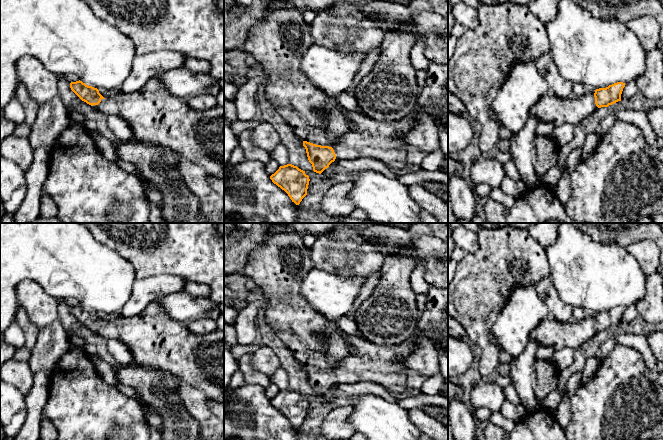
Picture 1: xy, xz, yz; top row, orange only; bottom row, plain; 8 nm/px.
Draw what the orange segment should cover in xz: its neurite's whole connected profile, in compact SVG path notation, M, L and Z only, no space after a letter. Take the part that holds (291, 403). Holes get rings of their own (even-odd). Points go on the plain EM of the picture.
M292 388L280 390L279 393L270 400L270 403L274 408L284 414L296 429L299 429L307 419L310 405L309 400L297 390Z

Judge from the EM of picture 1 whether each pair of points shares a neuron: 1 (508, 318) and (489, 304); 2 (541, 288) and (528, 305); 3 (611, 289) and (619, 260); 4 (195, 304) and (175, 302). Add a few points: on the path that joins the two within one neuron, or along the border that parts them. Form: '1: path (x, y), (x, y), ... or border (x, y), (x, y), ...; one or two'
1: border (506, 298), (505, 305), (499, 312), (491, 332); two
2: border (533, 286), (545, 305), (548, 314); two
3: path (611, 282), (612, 267); one
4: path (190, 304), (180, 304); one

